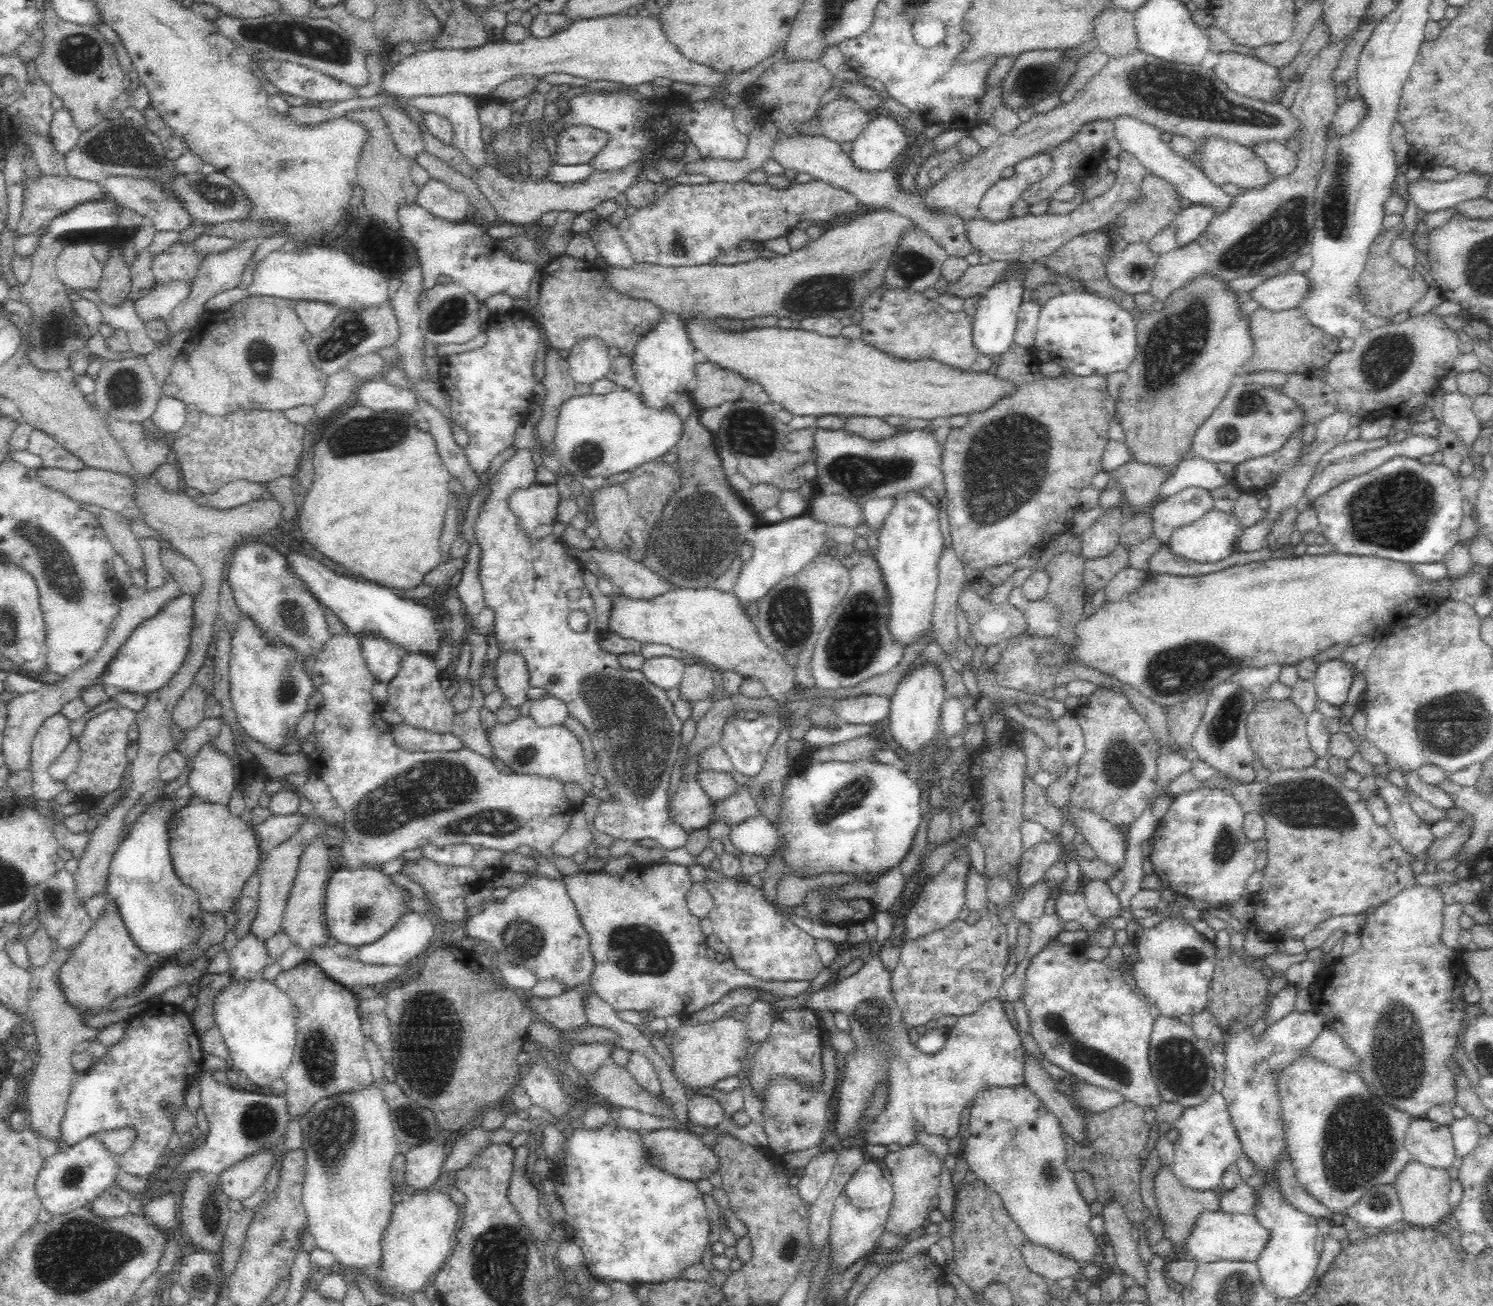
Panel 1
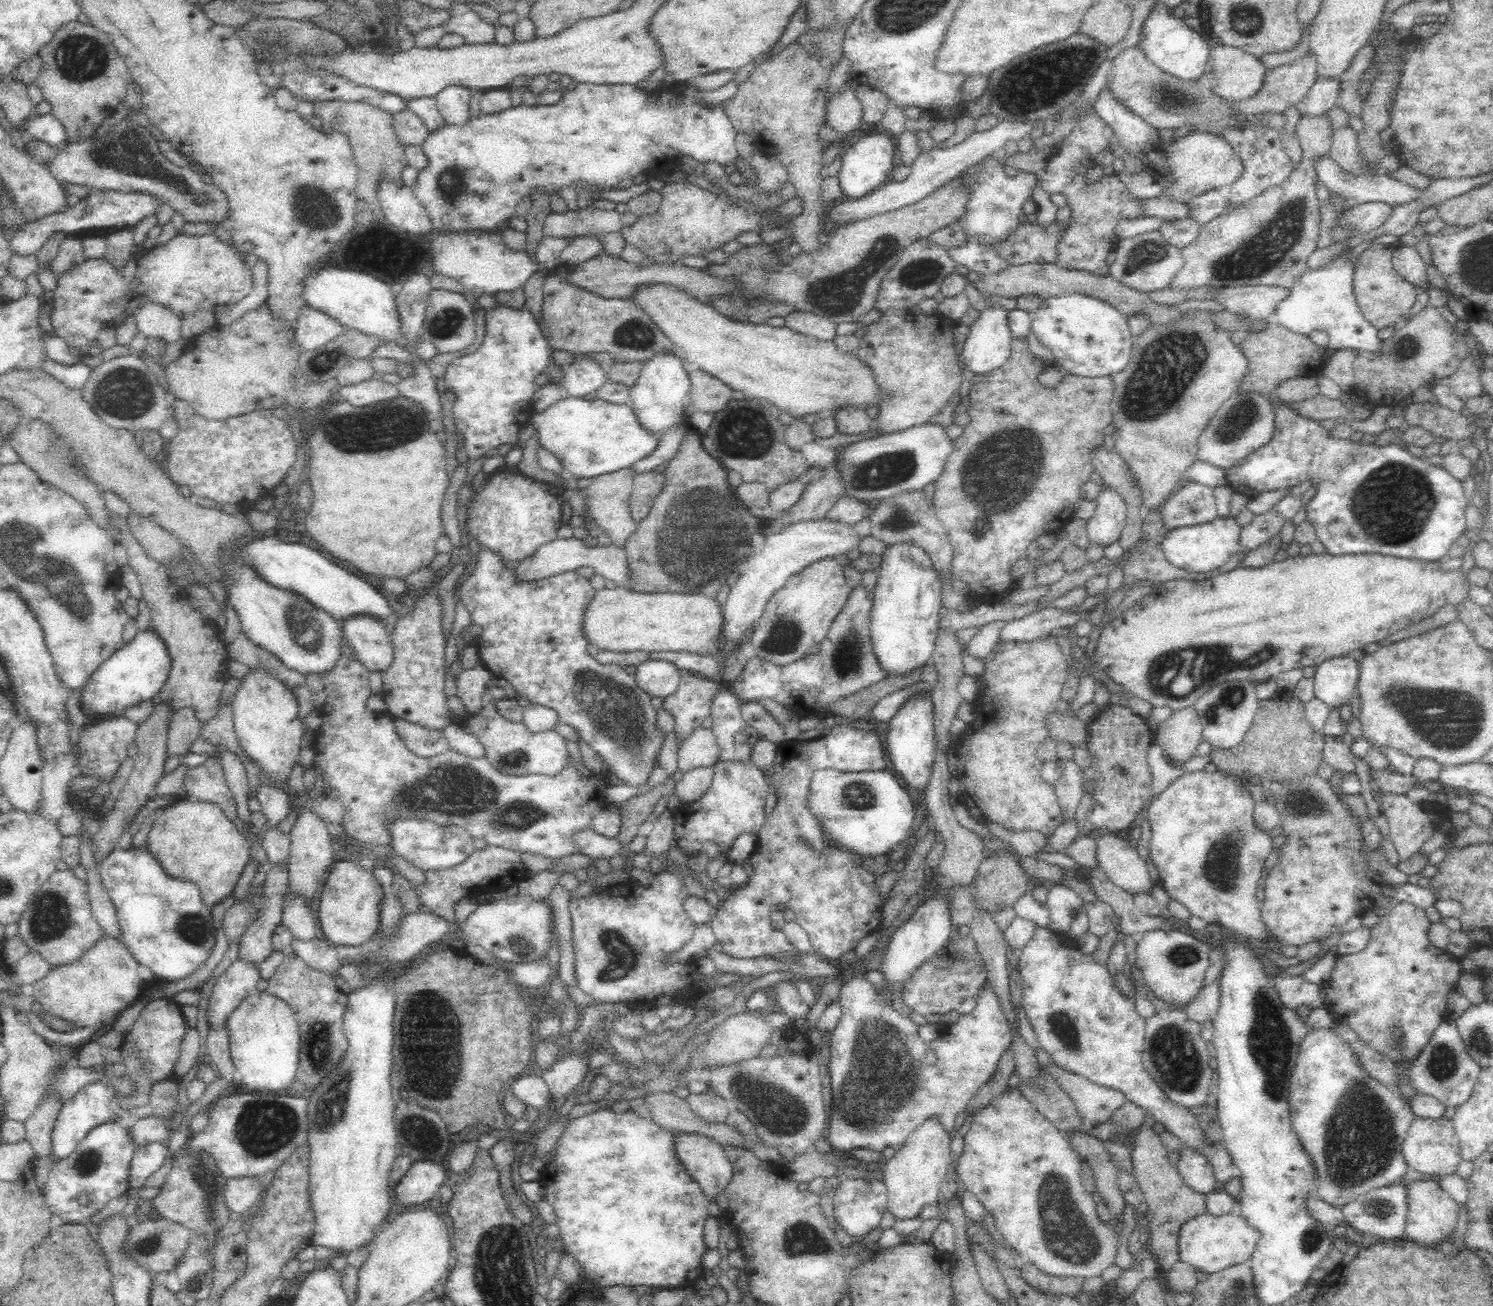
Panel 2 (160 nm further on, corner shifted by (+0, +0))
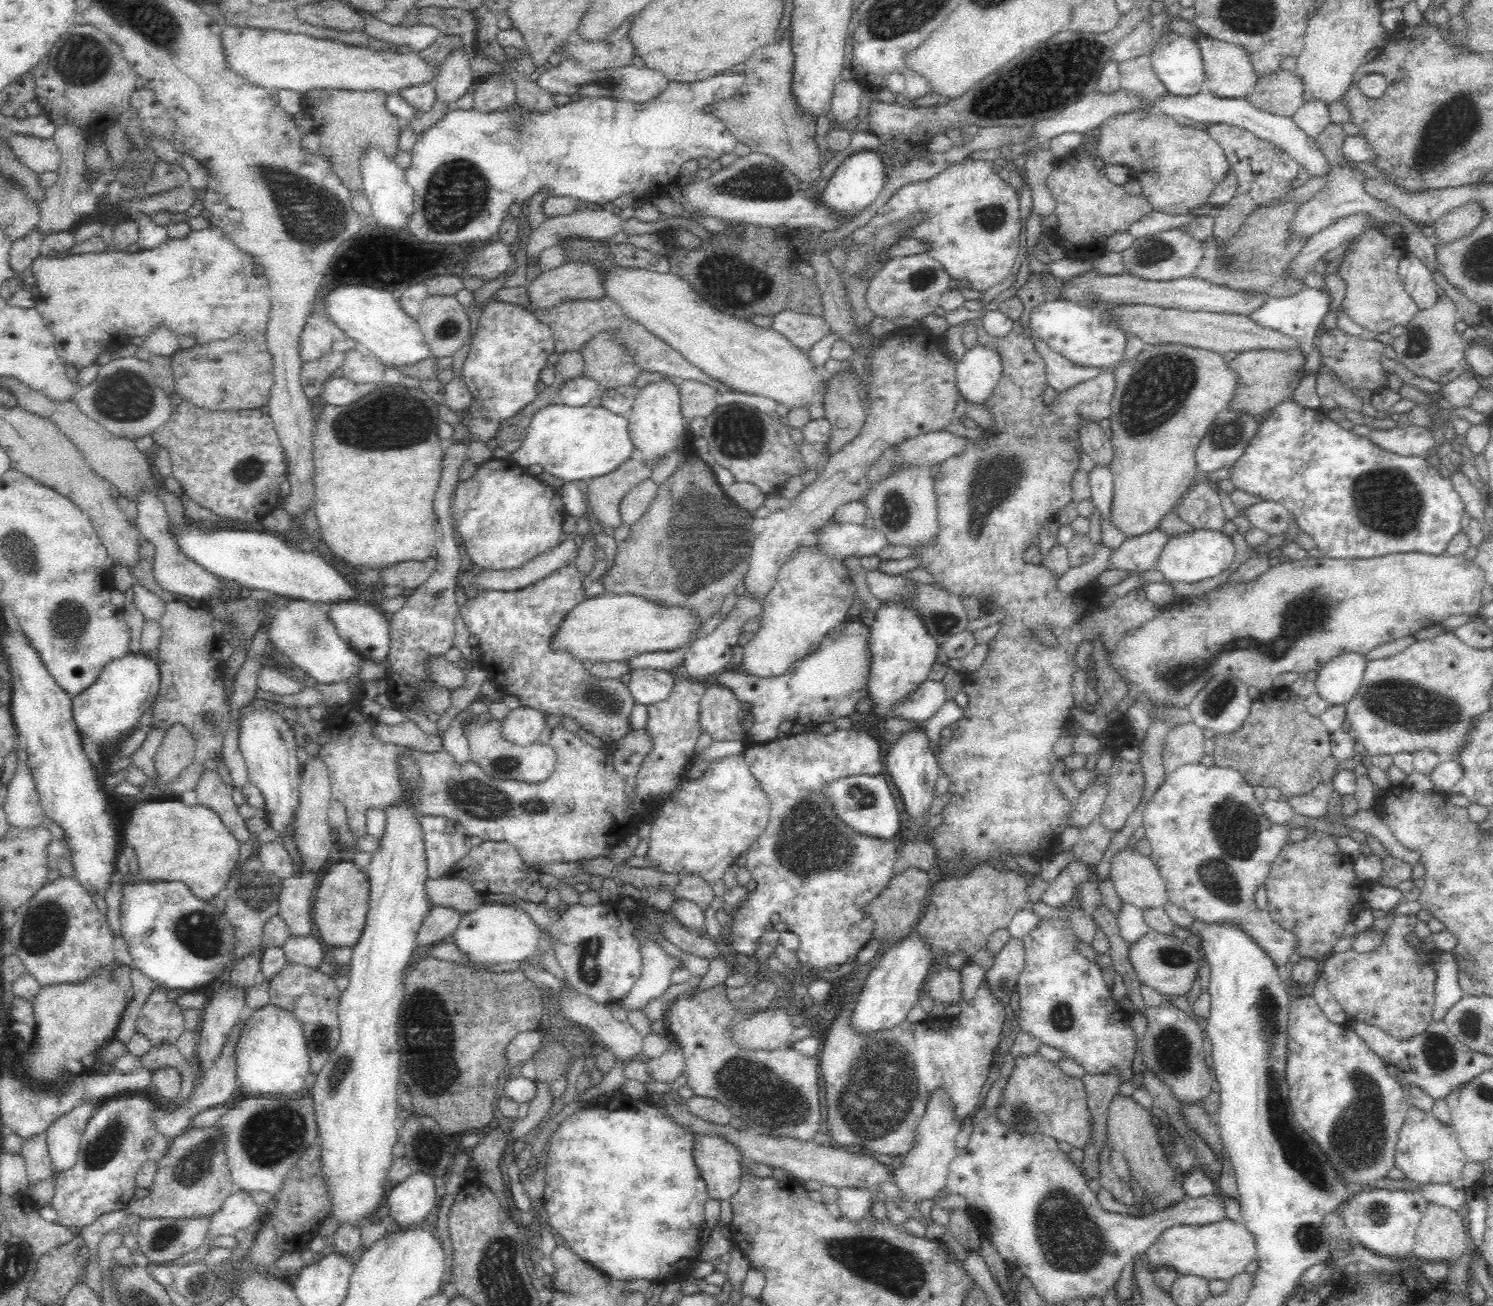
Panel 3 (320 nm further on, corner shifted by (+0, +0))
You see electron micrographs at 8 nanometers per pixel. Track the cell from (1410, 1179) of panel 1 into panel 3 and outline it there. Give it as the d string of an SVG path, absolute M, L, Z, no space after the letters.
M1426 1201L1424 1212L1415 1228L1414 1238L1413 1256L1426 1262L1455 1261L1469 1246L1465 1215L1448 1206Z

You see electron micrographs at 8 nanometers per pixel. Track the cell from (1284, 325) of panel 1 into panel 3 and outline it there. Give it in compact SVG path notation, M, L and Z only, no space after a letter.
M1299 346L1289 349L1263 348L1240 351L1229 362L1232 369L1238 371L1238 377L1240 377L1229 407L1246 409L1256 416L1265 416L1280 402L1290 400L1304 376L1307 355Z

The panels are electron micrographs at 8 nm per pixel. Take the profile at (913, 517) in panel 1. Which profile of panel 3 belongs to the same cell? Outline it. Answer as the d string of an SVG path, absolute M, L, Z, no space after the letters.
M896 594L896 597L884 599L877 606L869 630L868 646L871 654L868 696L874 701L874 715L886 720L889 706L907 697L927 679L932 664L937 661L939 644L928 632L920 609L912 607L910 601L904 601Z

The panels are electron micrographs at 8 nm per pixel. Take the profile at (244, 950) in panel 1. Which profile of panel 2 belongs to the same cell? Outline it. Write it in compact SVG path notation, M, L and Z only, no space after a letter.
M238 958L236 962L232 962L229 968L217 979L213 988L213 994L207 1003L206 1020L208 1020L209 1026L211 1027L216 1023L224 1024L226 1015L244 997L257 990L257 985L260 980L260 964L242 958Z

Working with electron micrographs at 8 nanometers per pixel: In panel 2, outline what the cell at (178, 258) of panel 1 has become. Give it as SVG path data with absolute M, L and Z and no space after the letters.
M182 233L173 234L173 238L166 244L150 249L144 255L128 260L124 270L114 270L105 258L87 259L82 264L76 264L70 272L56 276L57 286L52 290L53 308L48 312L51 320L53 334L64 338L72 350L81 350L84 356L89 352L88 341L96 339L102 328L109 328L114 315L124 311L126 316L133 312L144 301L170 303L176 315L188 318L196 310L217 312L234 306L246 297L253 287L251 259L246 258L242 252L221 241L214 233L207 236L186 236Z

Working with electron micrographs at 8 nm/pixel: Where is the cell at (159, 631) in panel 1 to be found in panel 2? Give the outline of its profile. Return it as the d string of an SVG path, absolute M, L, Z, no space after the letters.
M153 627L138 630L130 642L112 653L85 682L77 698L82 707L91 710L92 718L104 715L122 715L130 706L150 701L168 680L171 672L170 653L160 633Z

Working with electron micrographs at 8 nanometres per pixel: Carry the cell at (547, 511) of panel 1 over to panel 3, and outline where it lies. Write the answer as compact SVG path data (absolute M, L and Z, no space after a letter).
M491 458L478 466L469 480L461 482L456 492L453 524L460 533L467 553L479 570L512 570L560 542L562 522L566 518L560 489L546 485L528 470L509 460Z

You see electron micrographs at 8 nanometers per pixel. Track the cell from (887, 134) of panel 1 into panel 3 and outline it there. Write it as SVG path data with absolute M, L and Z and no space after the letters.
M861 149L850 153L836 168L831 178L825 180L821 204L828 205L840 213L846 213L856 218L862 210L866 209L874 200L884 186L886 180L886 164L878 150Z

